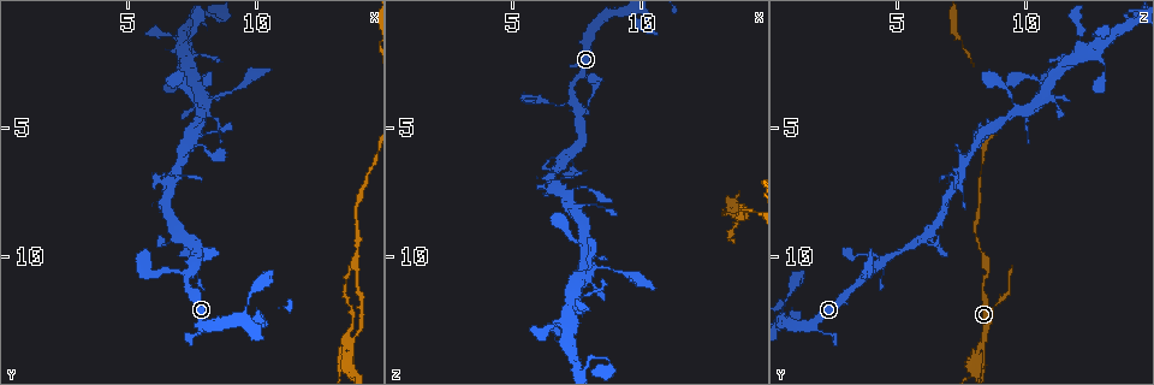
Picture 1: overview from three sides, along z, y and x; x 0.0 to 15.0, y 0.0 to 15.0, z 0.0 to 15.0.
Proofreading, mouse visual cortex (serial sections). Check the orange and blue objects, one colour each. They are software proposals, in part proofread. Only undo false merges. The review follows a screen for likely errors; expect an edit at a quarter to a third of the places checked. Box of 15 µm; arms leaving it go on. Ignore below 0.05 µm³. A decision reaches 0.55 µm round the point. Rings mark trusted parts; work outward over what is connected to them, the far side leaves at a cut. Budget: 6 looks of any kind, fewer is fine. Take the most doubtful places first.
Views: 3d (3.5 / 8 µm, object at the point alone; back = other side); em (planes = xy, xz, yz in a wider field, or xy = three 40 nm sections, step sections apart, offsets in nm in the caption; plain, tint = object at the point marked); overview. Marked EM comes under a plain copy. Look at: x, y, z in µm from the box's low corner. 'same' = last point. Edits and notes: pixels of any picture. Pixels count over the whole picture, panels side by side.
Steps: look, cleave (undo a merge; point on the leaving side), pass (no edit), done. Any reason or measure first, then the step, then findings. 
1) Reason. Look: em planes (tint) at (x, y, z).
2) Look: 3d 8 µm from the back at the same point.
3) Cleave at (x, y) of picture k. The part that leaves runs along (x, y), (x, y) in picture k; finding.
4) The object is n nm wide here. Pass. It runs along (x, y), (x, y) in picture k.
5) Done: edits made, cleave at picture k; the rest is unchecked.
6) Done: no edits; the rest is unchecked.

Three arms meet. Look: 3d 8 µm at (13.5, 14.2, 8.0).

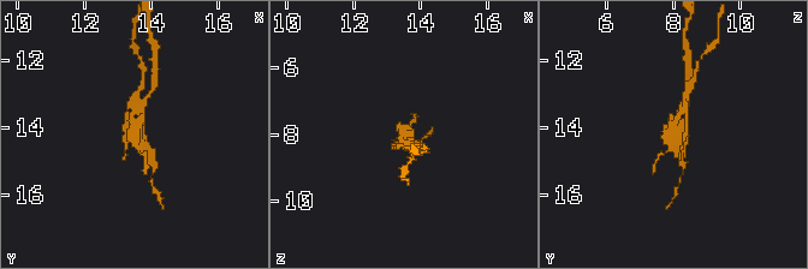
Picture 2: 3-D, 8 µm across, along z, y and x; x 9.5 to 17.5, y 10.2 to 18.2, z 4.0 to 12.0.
Look: em xy step 5 (tint) at (13.6, 14.2, 8.0).

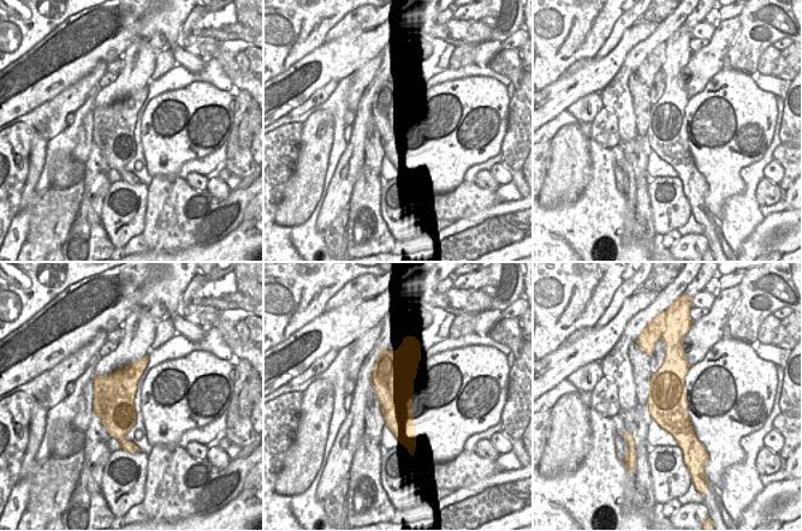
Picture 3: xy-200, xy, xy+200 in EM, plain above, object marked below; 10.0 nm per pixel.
Cleave at (143, 69) of picture 2. The part that leaves runs along (673, 125), (669, 149), (654, 160) in picture 2; a second cell is stuck on.

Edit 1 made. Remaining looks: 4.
Look: overview.

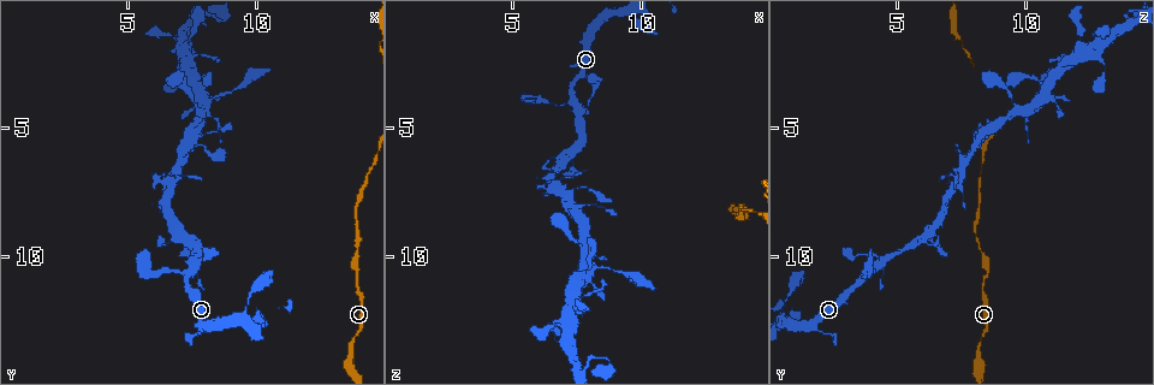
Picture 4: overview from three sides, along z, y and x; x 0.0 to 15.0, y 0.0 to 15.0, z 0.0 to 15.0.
Calibre changes. Look: 3d 3.5 µm from the back at (7.9, 9.9, 4.1).

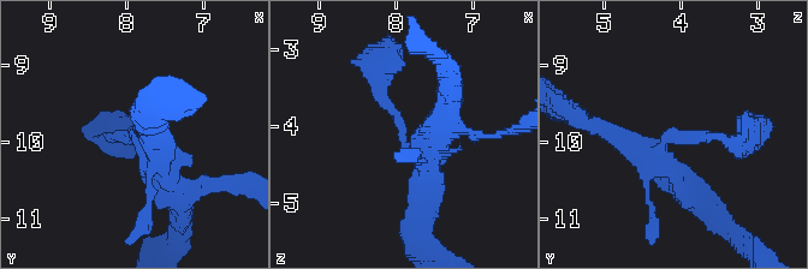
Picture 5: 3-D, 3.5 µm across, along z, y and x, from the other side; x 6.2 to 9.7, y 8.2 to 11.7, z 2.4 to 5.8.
Need the tissue. Look: em xy step 5 (tint) at (7.90, 10.00, 4.15).

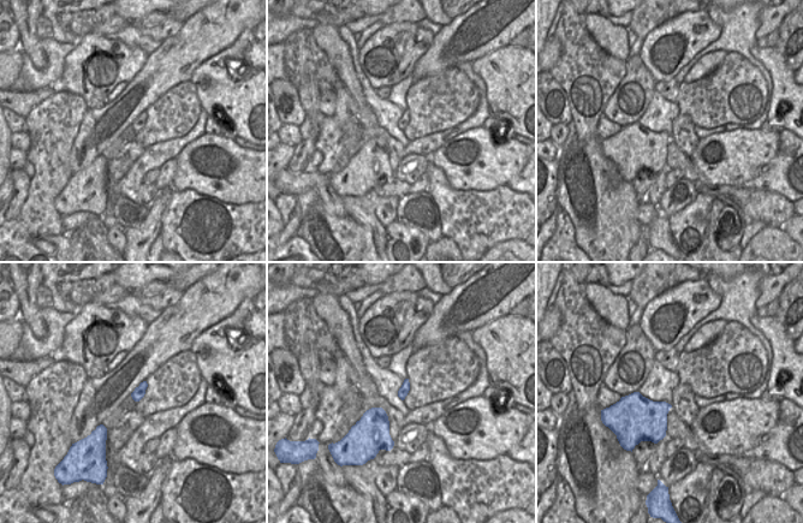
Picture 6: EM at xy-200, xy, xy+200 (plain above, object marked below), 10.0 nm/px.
Pass. It runs along (171, 193), (131, 135), (108, 142) in picture 5; all the same cell.

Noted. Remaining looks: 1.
Done: edits made, cleave at picture 2; the rest is unchecked.

